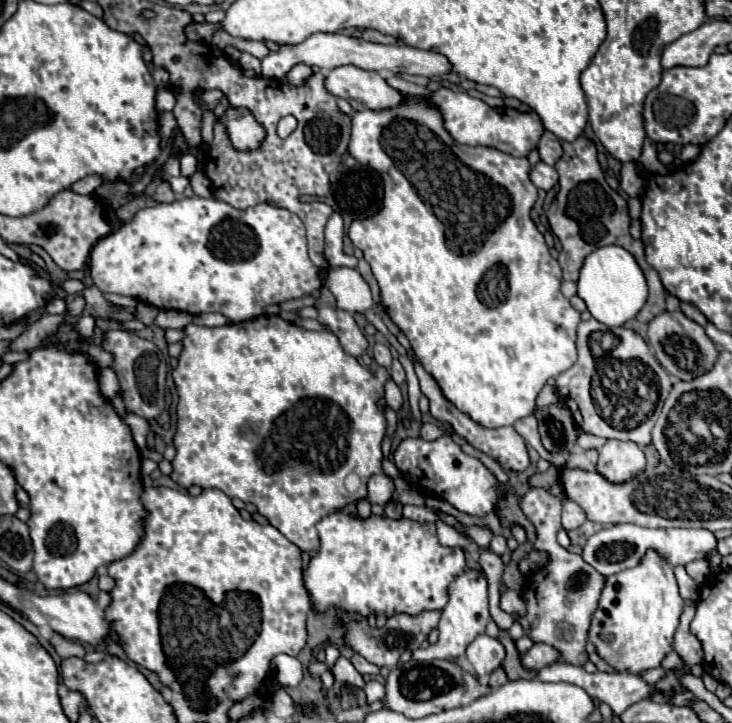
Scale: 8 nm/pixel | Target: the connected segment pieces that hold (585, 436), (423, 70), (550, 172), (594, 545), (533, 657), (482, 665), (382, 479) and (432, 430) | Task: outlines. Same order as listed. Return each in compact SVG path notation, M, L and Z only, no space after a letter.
M581 431L581 433L579 433L579 439L577 439L577 445L583 447L583 449L595 449L595 451L599 451L599 449L605 445L605 439Z
M315 33L311 39L303 41L301 45L295 47L279 47L279 51L271 51L263 61L263 77L267 79L283 79L285 73L295 65L295 63L307 63L307 65L317 65L321 69L335 69L339 65L355 65L359 69L367 71L391 71L391 73L409 73L409 75L441 75L451 71L451 65L447 59L435 51L423 51L417 47L409 45L381 45L381 43L371 43L359 37L347 37L341 33Z
M539 161L537 165L531 167L529 177L531 177L533 185L537 189L543 189L543 191L549 191L557 183L557 171L555 171L555 167L551 167L551 165L543 163L543 161Z
M617 523L613 527L603 527L595 535L587 539L583 545L583 561L597 569L603 577L611 577L619 571L637 567L649 549L657 551L657 555L667 561L671 567L687 565L689 561L703 559L711 549L715 549L715 535L703 529L647 529L631 523Z
M535 643L527 655L523 657L523 667L531 669L531 667L545 667L551 665L559 659L559 651L555 651L551 645L547 643Z
M479 635L473 643L469 643L465 655L467 655L467 661L471 663L473 671L479 677L485 677L503 663L505 649L497 639L489 637L489 635Z
M379 473L369 479L369 501L371 503L385 505L393 497L393 493L395 493L395 485L389 475Z
M423 423L423 425L421 425L421 433L419 433L419 437L425 439L425 441L435 441L441 433L443 433L443 431L441 431L435 423Z

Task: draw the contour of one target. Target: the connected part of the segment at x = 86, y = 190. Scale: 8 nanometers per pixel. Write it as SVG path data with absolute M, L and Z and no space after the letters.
M87 175L87 177L81 179L79 183L75 183L71 189L73 189L75 193L89 195L89 193L93 193L101 183L103 183L103 177L99 177L99 175Z

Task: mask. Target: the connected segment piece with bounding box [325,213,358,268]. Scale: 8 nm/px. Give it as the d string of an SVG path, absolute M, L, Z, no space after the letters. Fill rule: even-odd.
M333 213L325 227L325 259L331 267L346 266L356 268L358 259L353 255L347 255L343 251L343 219L339 213Z

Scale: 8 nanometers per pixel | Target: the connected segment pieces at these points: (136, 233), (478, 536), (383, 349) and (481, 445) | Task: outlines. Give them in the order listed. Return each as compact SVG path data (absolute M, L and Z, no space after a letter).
M183 197L173 203L157 203L139 211L133 221L103 237L91 251L89 273L103 293L129 295L159 309L177 309L191 315L223 313L231 323L243 323L263 315L267 305L301 299L323 285L323 271L307 253L307 237L301 219L267 203L235 209L225 201Z
M467 525L465 529L463 529L463 533L467 533L479 547L487 547L489 543L491 543L491 539L493 539L493 533L491 533L491 529L487 527L487 525Z
M375 343L375 347L373 347L373 355L375 355L375 361L379 363L379 365L383 365L385 369L389 369L391 367L391 351L389 351L389 347L387 345L383 345L383 343Z
M413 355L413 365L415 365L415 373L419 377L419 385L421 385L421 393L429 399L429 411L431 411L431 417L441 421L441 423L449 423L455 433L459 433L463 439L467 439L475 449L483 451L485 455L493 457L497 463L501 463L503 467L509 467L513 471L523 471L529 467L529 451L527 451L527 445L525 445L525 439L513 429L513 427L499 427L499 429L485 429L481 425L477 425L471 417L467 417L465 413L461 413L457 407L453 407L441 393L439 385L435 383L435 379L431 375L427 375L427 371L423 369L423 365L419 363L419 359Z

